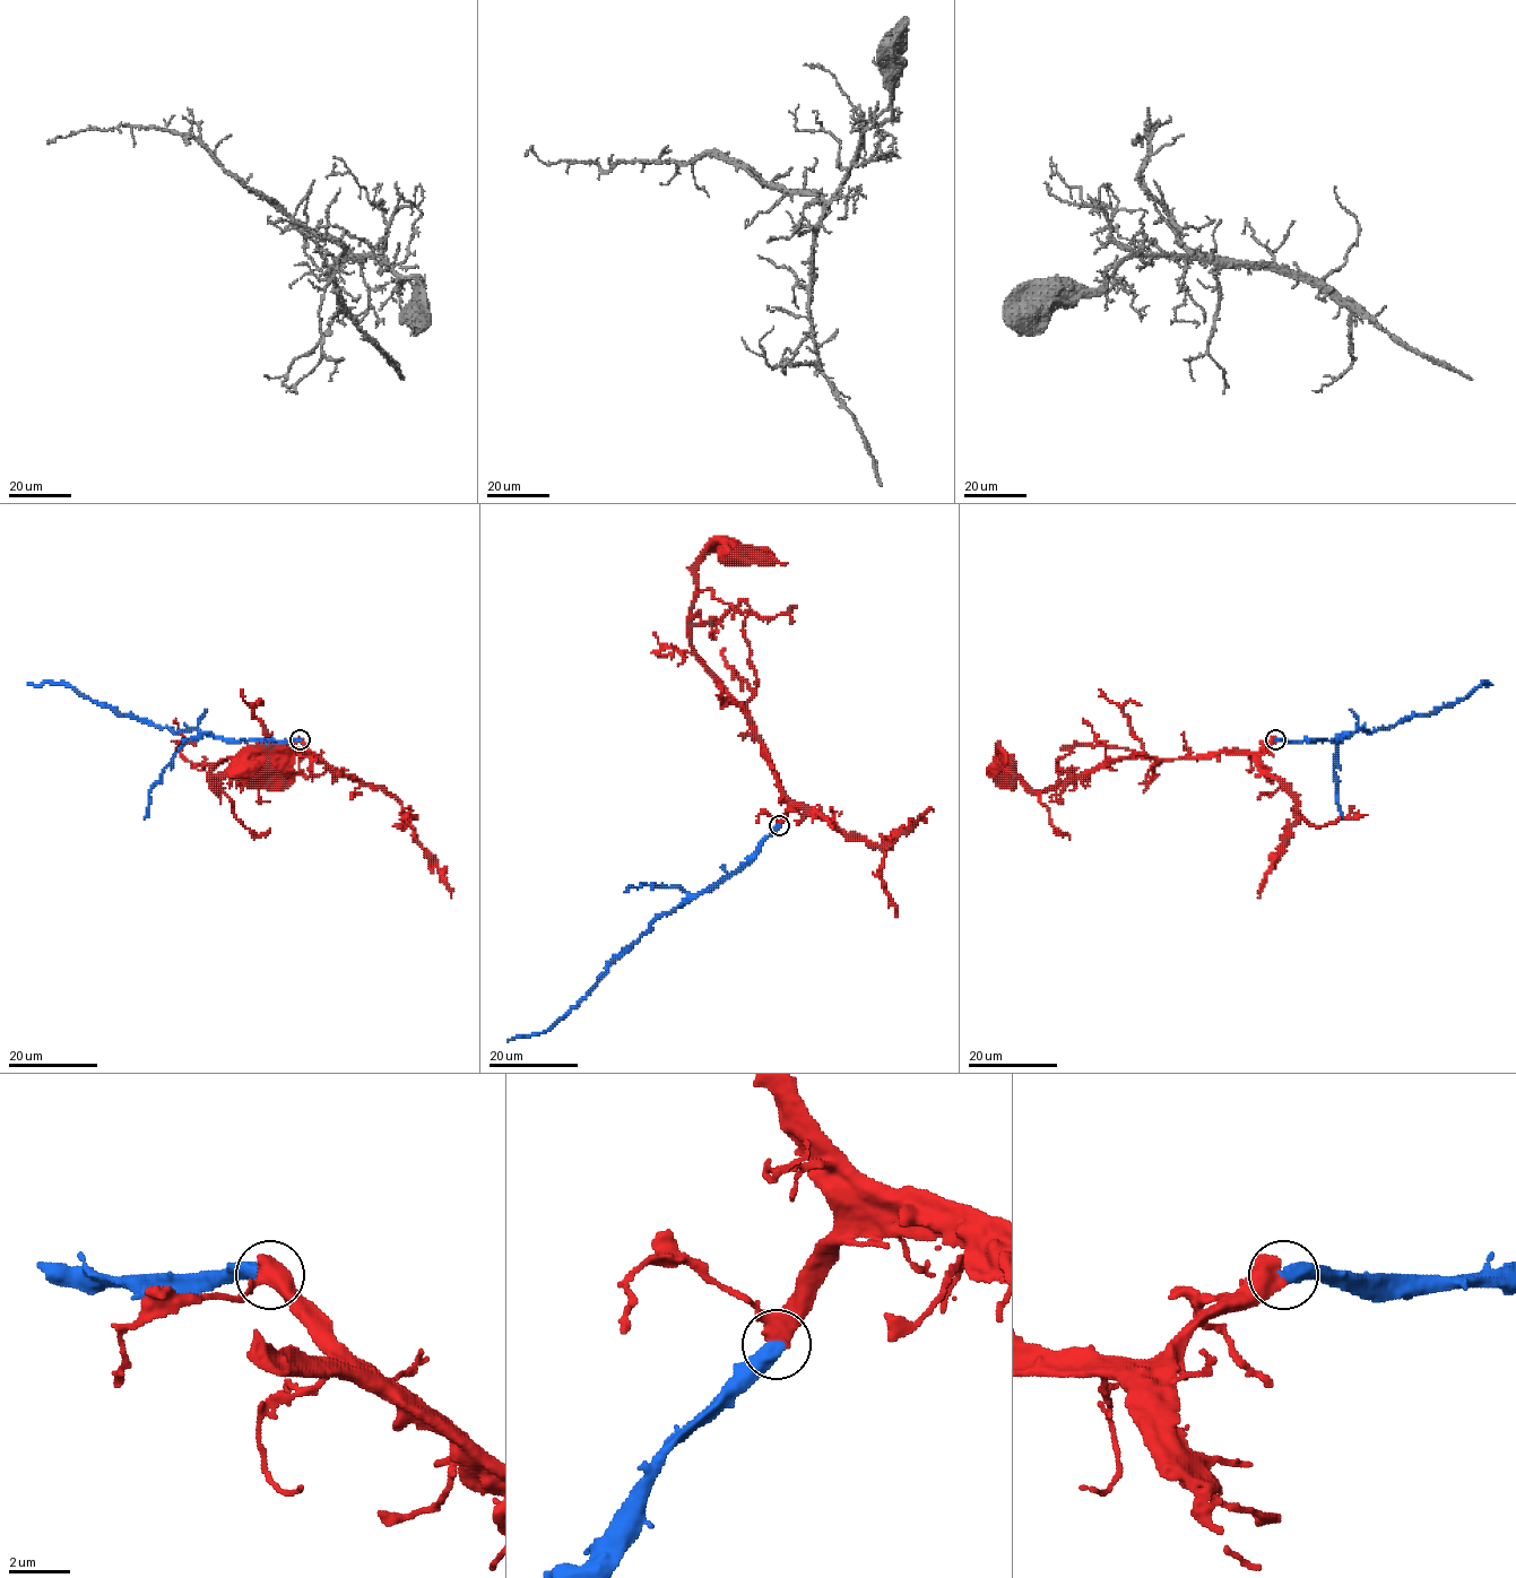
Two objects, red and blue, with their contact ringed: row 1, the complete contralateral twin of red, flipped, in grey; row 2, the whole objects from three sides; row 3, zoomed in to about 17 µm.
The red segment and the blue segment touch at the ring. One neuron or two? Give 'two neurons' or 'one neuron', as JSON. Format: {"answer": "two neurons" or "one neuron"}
{"answer": "one neuron"}

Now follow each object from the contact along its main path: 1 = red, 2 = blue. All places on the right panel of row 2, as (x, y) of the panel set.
1: (1274, 740), (1258, 752), (1249, 753), (1171, 760), (1120, 757), (1044, 789), (1032, 790), (999, 762), (1004, 769)
2: (1275, 740), (1339, 740), (1361, 730), (1389, 728), (1415, 716), (1430, 716), (1467, 696), (1476, 687), (1492, 684)

